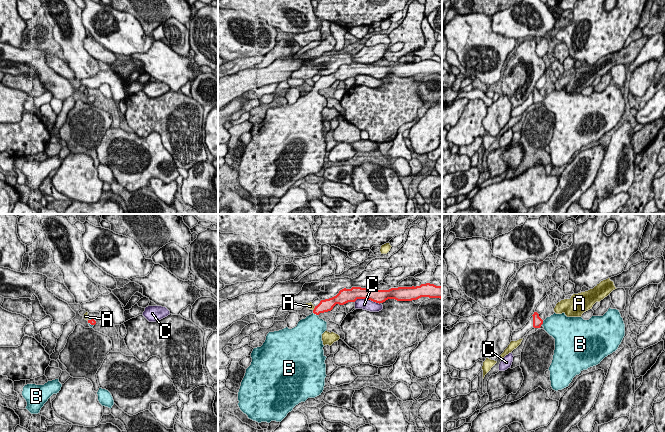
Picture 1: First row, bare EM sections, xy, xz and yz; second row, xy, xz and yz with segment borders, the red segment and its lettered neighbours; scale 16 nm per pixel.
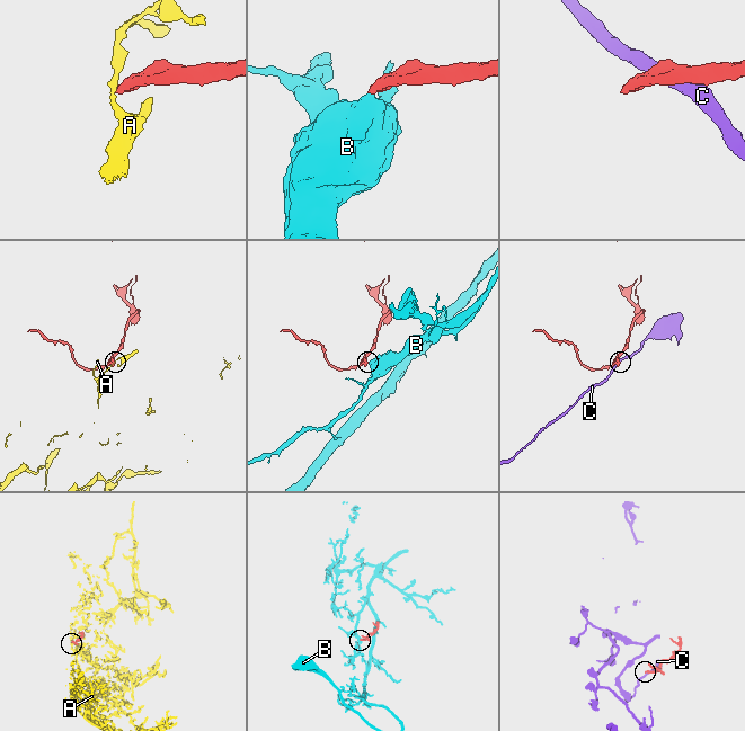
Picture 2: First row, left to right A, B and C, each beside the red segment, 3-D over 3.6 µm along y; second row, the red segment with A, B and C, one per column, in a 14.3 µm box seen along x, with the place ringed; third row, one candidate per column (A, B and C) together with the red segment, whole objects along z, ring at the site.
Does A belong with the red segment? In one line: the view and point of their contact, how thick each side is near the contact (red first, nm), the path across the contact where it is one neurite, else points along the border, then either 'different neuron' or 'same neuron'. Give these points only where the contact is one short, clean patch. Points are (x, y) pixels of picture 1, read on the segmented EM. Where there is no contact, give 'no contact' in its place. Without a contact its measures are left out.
meets red in xz at (314, 308); 200 nm thick on the red side, 100 nm on the other; border along xz (315, 306), (313, 310); different neuron

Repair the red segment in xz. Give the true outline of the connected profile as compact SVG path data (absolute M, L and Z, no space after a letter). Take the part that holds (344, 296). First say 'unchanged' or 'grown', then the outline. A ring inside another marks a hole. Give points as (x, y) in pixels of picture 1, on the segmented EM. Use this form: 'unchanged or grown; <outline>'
grown; M426 283L420 286L398 287L389 290L352 287L342 289L329 299L321 300L313 313L298 322L297 326L269 332L261 347L251 353L252 362L246 369L238 392L238 406L249 419L258 423L281 422L293 408L308 398L315 398L324 390L326 378L326 356L323 350L322 334L327 330L327 322L319 318L320 313L328 312L336 304L344 305L357 299L367 299L383 303L388 299L412 301L421 297L442 299L442 286Z

